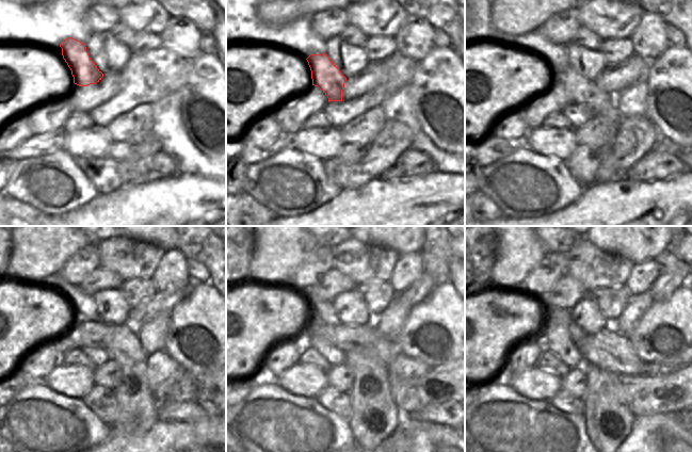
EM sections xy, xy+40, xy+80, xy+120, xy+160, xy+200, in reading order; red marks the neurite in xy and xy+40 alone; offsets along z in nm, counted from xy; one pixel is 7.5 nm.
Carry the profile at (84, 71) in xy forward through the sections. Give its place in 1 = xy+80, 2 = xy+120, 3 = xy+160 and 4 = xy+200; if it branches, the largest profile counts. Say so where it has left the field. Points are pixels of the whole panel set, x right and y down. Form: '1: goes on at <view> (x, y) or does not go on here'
1: goes on at xy+80 (577, 89)
2: goes on at xy+120 (124, 338)
3: goes on at xy+160 (366, 339)
4: goes on at xy+200 (620, 356)

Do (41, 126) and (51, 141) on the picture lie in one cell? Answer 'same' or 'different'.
different

